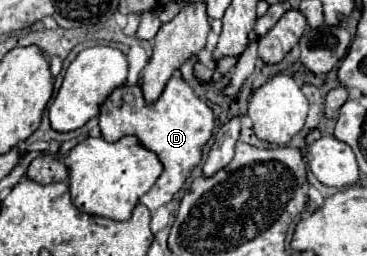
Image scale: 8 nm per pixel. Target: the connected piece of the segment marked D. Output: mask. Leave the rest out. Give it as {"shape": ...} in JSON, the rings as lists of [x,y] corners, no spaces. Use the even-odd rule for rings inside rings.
{"shape":[[[173,76],[169,80],[161,98],[155,104],[145,104],[139,86],[133,88],[125,86],[125,88],[133,92],[133,98],[135,102],[139,102],[139,106],[125,106],[123,102],[125,90],[117,88],[101,106],[99,126],[107,142],[117,142],[125,136],[137,136],[145,144],[145,148],[155,152],[157,158],[161,160],[165,174],[161,174],[159,182],[139,200],[151,212],[155,212],[159,206],[165,206],[171,200],[171,196],[185,184],[191,170],[201,162],[203,148],[213,134],[215,116],[213,110],[191,90],[191,86],[181,76]]]}

